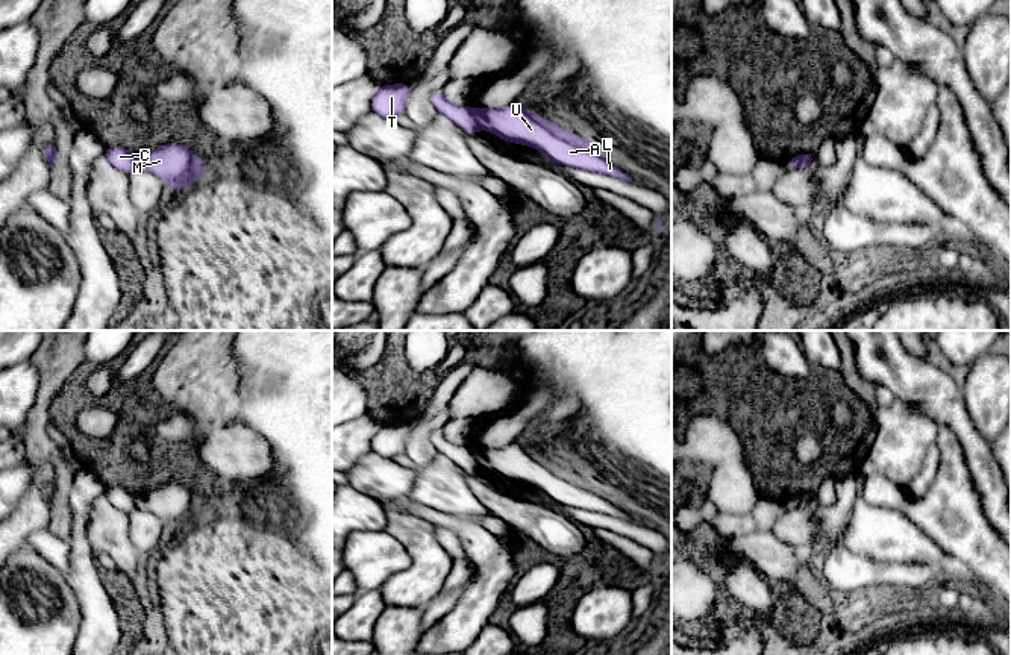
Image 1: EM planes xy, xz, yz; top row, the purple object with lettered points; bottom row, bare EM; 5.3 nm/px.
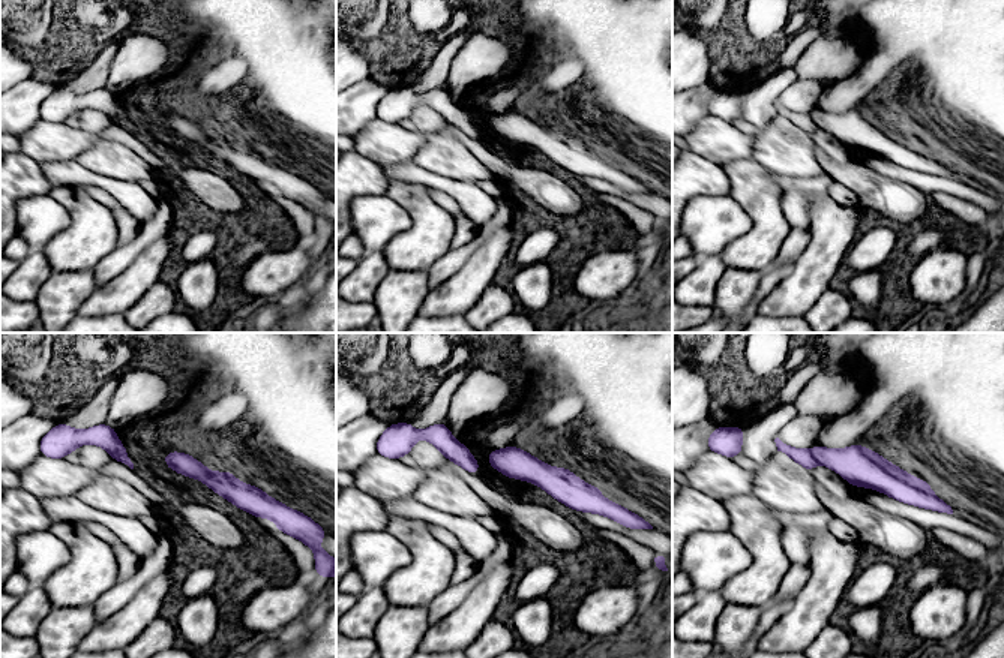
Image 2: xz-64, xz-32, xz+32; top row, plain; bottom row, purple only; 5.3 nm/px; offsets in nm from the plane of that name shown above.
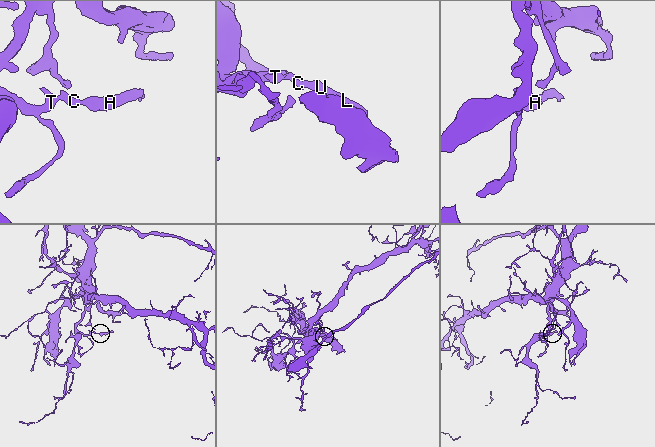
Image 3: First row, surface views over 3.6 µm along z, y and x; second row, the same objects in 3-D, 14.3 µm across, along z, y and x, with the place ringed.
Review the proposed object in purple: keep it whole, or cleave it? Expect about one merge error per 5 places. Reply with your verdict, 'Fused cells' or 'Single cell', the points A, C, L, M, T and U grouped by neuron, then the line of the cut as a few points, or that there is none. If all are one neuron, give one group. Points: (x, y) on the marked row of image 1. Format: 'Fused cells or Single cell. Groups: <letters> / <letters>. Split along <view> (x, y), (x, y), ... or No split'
Fused cells. Groups: A L M U / C T. Split along xz (472, 111), (479, 126)

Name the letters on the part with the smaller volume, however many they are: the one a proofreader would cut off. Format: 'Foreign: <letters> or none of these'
Foreign: A, L, M, U

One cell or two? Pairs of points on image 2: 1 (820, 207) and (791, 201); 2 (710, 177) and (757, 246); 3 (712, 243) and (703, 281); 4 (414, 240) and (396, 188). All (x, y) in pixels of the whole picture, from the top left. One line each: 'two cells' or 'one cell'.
1: two cells
2: two cells
3: two cells
4: one cell

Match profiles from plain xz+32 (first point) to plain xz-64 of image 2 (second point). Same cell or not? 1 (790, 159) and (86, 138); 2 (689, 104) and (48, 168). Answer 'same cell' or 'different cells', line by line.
1: different cells
2: different cells

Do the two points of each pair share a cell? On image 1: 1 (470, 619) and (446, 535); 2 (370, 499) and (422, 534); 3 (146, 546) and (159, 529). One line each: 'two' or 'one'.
1: two
2: two
3: one

